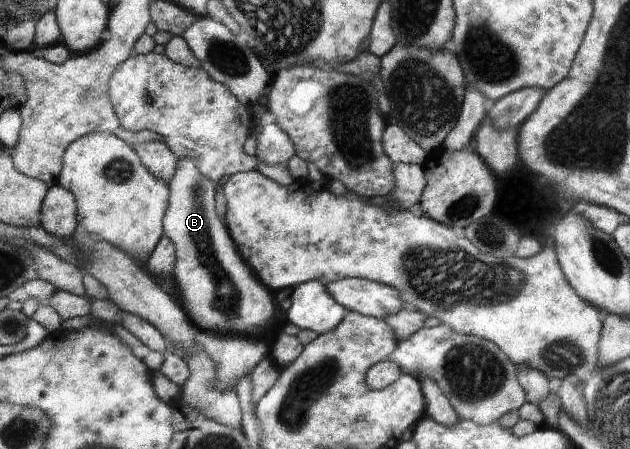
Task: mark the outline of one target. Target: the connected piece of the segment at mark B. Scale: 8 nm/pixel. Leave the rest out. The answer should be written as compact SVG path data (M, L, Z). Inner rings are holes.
M190 157L177 159L174 174L169 182L171 184L170 200L163 220L163 229L164 235L175 246L173 281L178 292L176 300L186 310L190 321L194 322L201 332L212 331L256 336L256 334L268 330L274 302L272 302L268 290L264 288L264 284L252 276L250 268L244 264L245 260L242 260L242 255L238 254L232 238L228 236L226 226L220 222L215 207L216 184L200 172L195 160Z

